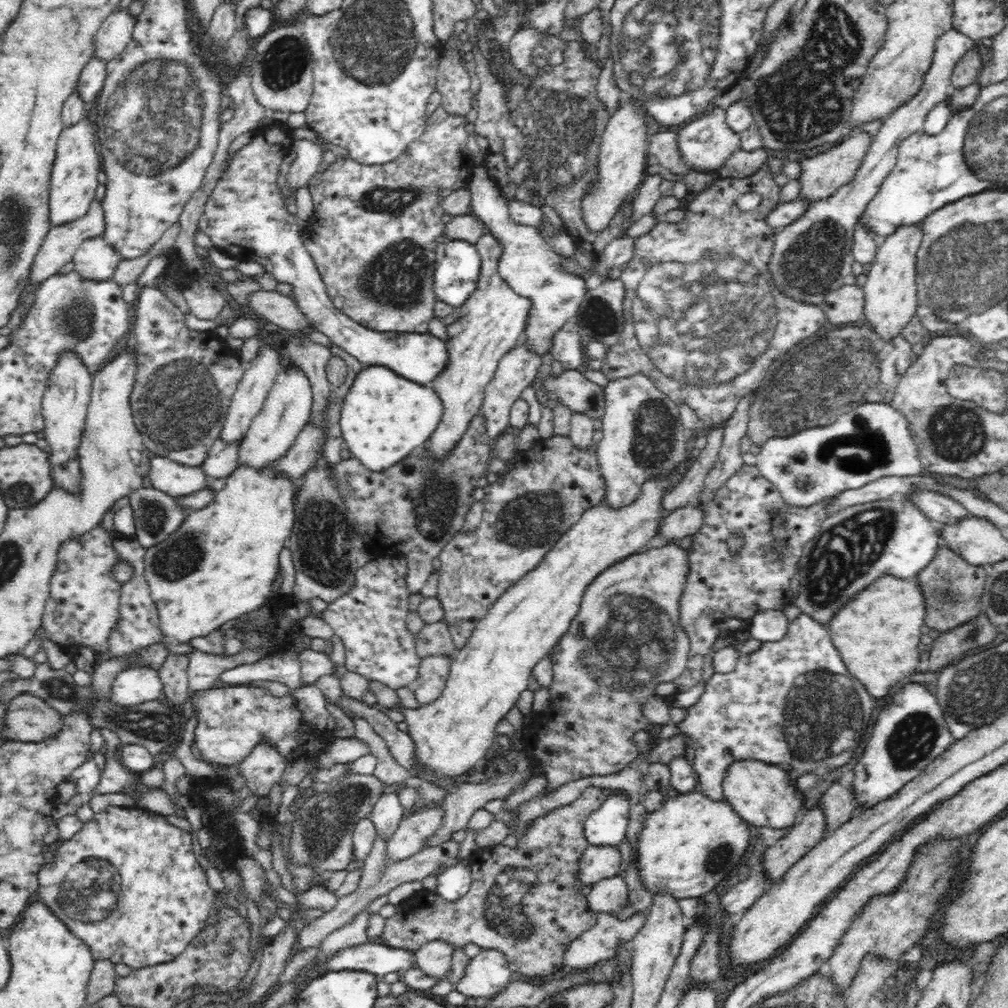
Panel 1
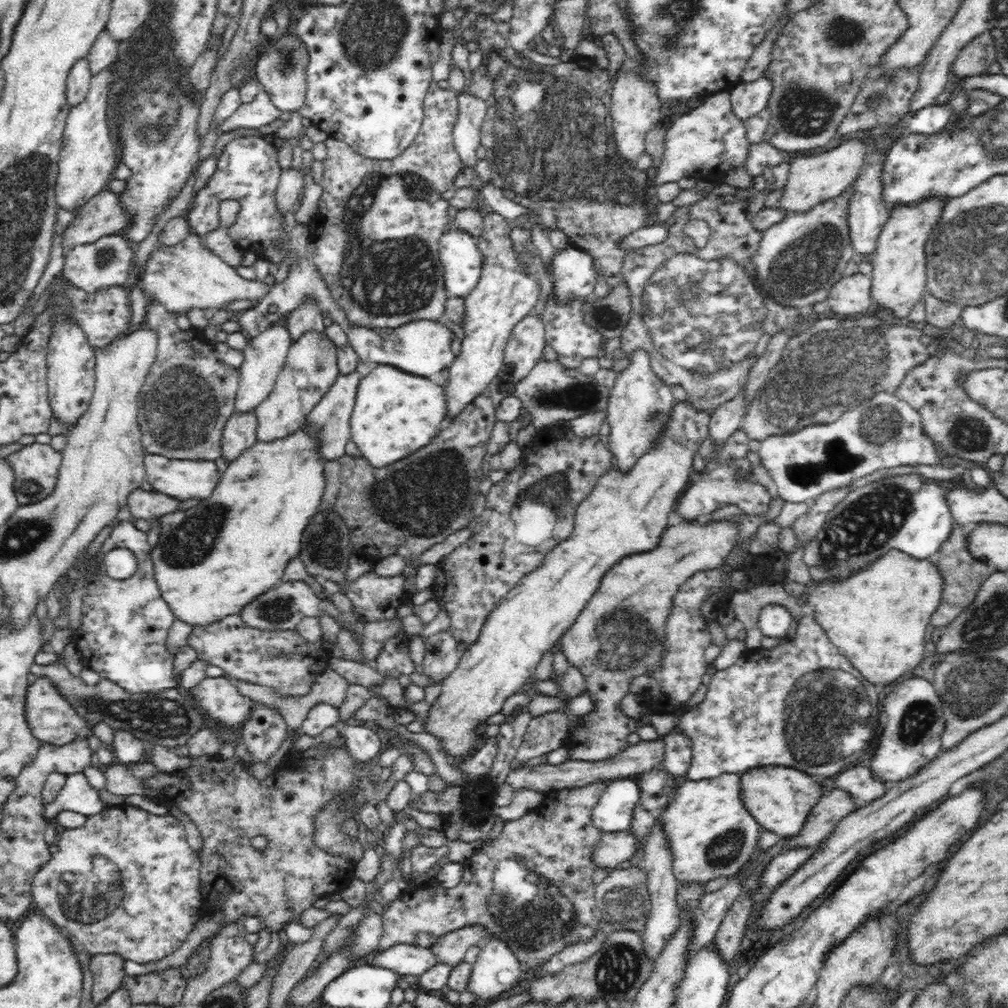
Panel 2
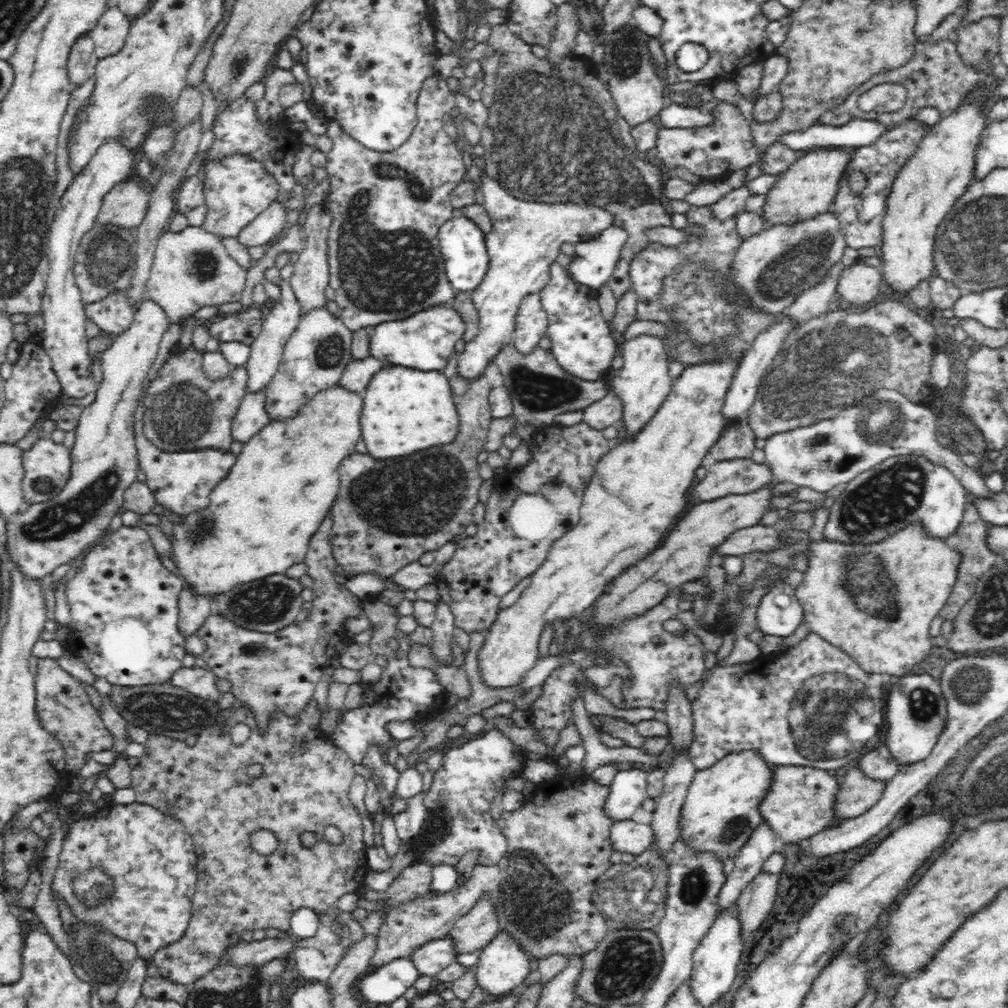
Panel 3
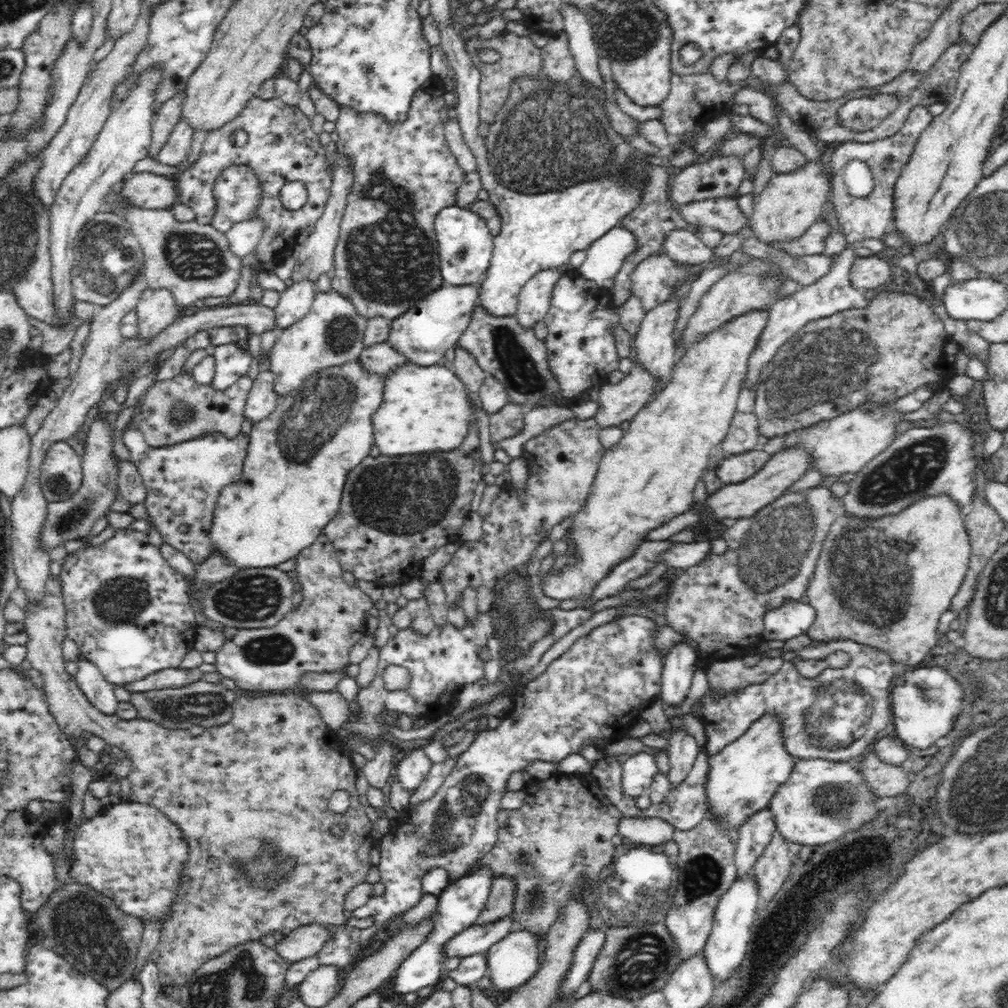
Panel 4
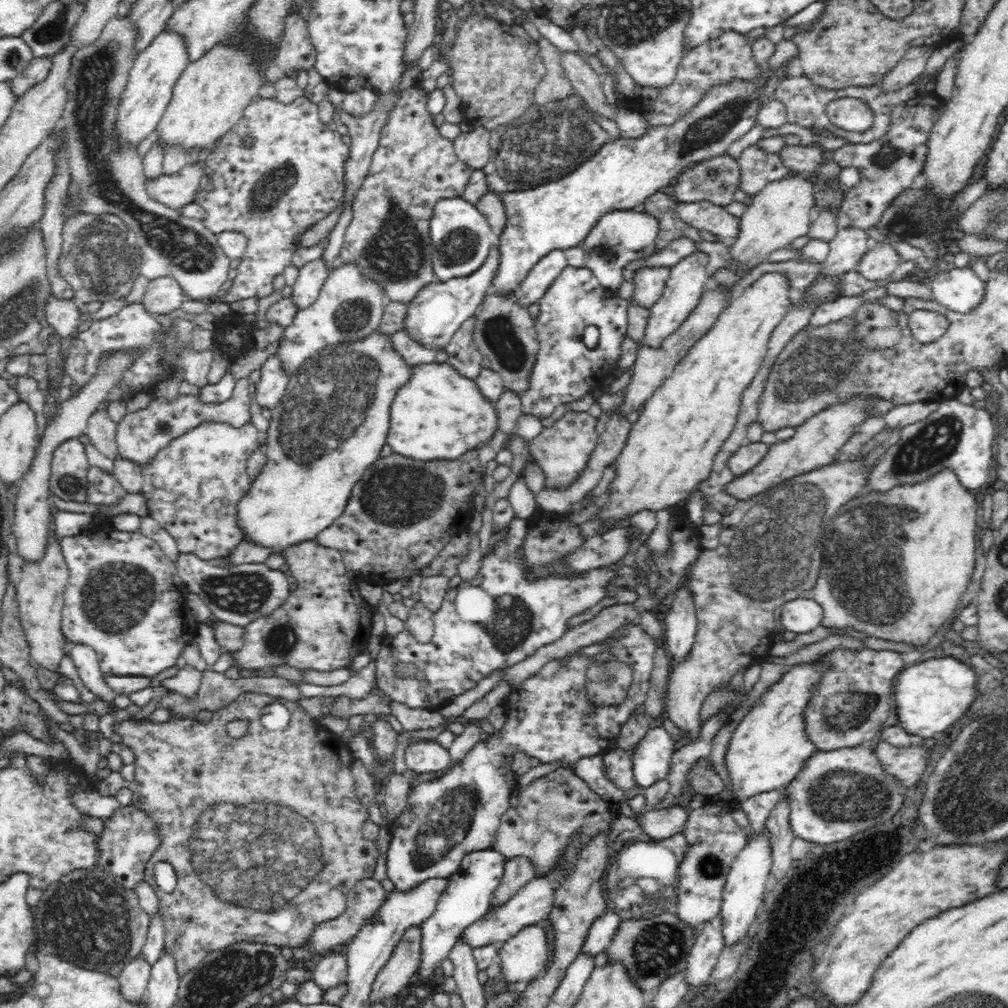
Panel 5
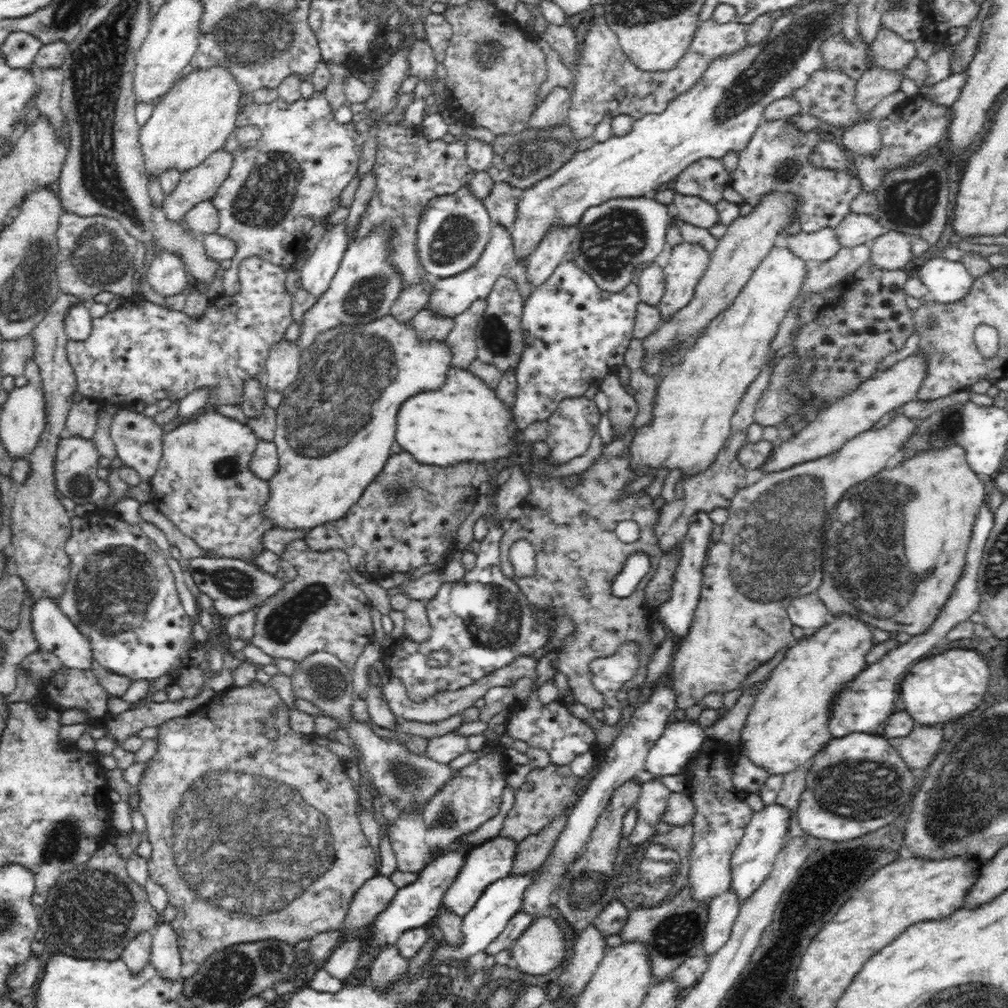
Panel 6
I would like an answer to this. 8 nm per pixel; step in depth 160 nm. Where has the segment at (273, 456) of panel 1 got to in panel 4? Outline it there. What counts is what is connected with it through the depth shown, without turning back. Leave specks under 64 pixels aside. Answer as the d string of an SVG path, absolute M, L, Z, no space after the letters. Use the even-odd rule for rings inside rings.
M332 288L327 294L316 295L307 315L280 331L278 340L269 351L269 370L274 375L273 390L278 398L286 398L322 369L356 360L365 349L362 336L366 322L366 316L358 315L350 297L341 296Z

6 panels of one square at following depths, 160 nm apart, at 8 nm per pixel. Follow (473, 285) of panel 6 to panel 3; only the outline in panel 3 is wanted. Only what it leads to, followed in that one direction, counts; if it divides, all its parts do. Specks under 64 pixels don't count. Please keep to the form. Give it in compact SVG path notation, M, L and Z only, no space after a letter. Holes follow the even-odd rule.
M436 305L404 320L374 325L368 340L368 356L422 372L443 371L454 352L454 344L464 338L466 330L462 317L450 305Z

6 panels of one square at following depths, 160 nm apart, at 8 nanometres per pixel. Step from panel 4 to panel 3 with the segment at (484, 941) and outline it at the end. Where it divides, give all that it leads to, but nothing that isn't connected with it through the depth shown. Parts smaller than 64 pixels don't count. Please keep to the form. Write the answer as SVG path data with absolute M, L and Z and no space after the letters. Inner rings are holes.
M446 936L416 948L408 959L412 961L420 974L434 978L450 962L456 961L456 957L454 947L452 947L452 939L448 939Z

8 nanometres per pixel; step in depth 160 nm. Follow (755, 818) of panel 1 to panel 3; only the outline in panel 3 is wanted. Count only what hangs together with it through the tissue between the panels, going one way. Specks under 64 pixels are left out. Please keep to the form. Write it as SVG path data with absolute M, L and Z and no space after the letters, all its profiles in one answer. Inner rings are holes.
M804 765L773 768L774 780L769 792L762 798L758 811L785 844L804 843L810 836L838 825L842 820L834 817L834 800L841 784L826 769Z

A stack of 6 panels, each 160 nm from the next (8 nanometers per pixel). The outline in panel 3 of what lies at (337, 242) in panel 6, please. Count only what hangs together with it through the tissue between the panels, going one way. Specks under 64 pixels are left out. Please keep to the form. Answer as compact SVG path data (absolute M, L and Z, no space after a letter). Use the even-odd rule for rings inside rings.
M281 279L276 282L280 288L282 296L280 302L268 312L268 315L262 323L261 331L250 344L250 356L245 364L248 380L246 380L246 394L265 390L270 384L271 378L275 376L278 370L279 362L283 357L283 348L287 340L292 336L295 328L300 322L300 305L296 301L296 296L288 280Z

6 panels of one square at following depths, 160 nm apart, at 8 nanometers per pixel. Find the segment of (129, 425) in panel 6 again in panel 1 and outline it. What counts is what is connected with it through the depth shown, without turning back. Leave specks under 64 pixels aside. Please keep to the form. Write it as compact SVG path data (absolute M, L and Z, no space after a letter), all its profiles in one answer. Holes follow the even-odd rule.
M155 286L140 287L136 319L131 325L130 334L136 343L137 364L137 374L130 392L130 408L134 424L141 432L147 449L153 456L164 456L181 465L200 465L222 430L226 410L247 365L214 330L190 329L184 323L184 313Z

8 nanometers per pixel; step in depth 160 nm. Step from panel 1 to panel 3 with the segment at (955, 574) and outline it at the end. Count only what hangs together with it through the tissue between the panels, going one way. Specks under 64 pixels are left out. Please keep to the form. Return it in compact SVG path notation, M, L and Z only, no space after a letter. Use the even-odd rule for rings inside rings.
M967 504L965 507L965 515L962 518L960 527L957 529L958 540L956 540L956 546L954 546L956 549L961 550L963 562L959 565L959 574L956 584L954 584L954 588L952 589L946 604L938 614L943 620L952 621L961 608L964 607L964 604L974 596L974 584L976 584L988 570L991 570L995 564L1001 564L1003 562L1002 558L998 557L994 552L991 552L988 544L986 544L990 526L990 524L979 516L978 509L975 508L973 504Z

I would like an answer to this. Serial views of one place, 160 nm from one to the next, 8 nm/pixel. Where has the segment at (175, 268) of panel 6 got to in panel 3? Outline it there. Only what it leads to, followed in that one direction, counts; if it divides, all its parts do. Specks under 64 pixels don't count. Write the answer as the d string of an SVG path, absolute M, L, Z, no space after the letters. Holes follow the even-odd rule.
M146 299L146 302L141 302L142 306L138 308L138 312L134 314L134 320L132 326L125 330L120 335L114 337L110 346L100 354L101 363L97 367L98 386L96 390L95 399L88 405L82 407L82 412L78 421L78 426L75 428L75 442L70 450L70 476L64 484L65 488L60 492L51 502L47 503L32 503L27 504L23 510L18 512L18 518L16 522L7 521L7 540L6 544L10 546L10 560L12 560L14 567L19 568L19 572L26 577L26 579L32 579L32 581L48 580L52 573L56 572L56 569L62 565L67 565L70 562L79 563L79 557L83 556L83 551L101 536L103 531L110 525L113 518L123 510L124 493L130 485L136 481L138 476L139 460L138 460L138 447L136 446L136 417L135 412L140 402L140 393L144 387L144 379L150 371L156 356L158 356L158 348L160 348L160 340L164 336L164 332L168 330L168 326L171 324L171 320L166 316L164 309L156 303L156 301Z

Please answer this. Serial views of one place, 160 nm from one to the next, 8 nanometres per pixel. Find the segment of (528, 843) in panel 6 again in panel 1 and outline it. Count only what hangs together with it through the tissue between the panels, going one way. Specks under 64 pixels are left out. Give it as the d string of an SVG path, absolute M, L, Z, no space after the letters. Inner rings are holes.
M442 940L427 942L413 952L414 966L438 981L450 971L454 950L455 947Z

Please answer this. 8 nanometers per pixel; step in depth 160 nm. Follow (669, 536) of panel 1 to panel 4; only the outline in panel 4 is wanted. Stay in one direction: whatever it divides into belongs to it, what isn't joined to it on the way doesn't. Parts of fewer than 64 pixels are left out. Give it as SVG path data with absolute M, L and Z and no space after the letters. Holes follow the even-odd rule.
M757 448L752 452L725 457L715 466L714 473L722 484L741 483L757 473L770 456L770 453Z

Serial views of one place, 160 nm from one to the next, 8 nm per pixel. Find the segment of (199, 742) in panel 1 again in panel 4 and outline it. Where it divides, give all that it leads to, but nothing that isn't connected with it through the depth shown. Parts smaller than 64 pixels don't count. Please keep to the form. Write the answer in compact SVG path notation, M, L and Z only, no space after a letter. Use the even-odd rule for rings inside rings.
M200 664L192 669L170 668L155 672L146 679L125 684L128 691L148 692L167 688L184 688L201 680L203 674L217 672L214 664Z

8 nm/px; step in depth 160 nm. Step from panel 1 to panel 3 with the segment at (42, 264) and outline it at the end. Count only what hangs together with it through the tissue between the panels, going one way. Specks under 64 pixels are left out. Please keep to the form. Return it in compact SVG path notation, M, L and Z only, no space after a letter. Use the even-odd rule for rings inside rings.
M136 180L122 181L122 184L117 184L106 192L93 226L114 225L120 228L134 228L140 226L146 216L146 210L148 192L144 192Z

